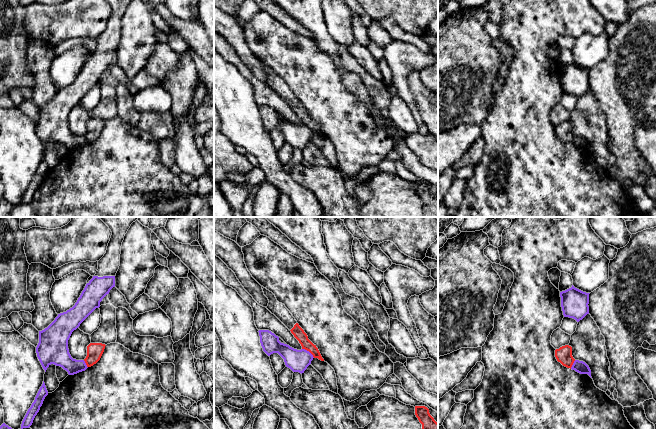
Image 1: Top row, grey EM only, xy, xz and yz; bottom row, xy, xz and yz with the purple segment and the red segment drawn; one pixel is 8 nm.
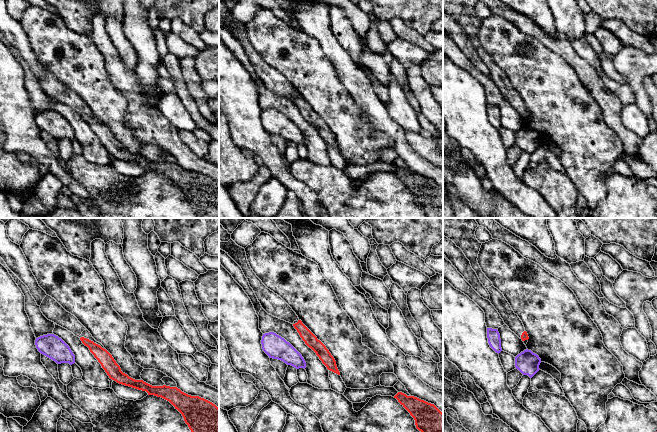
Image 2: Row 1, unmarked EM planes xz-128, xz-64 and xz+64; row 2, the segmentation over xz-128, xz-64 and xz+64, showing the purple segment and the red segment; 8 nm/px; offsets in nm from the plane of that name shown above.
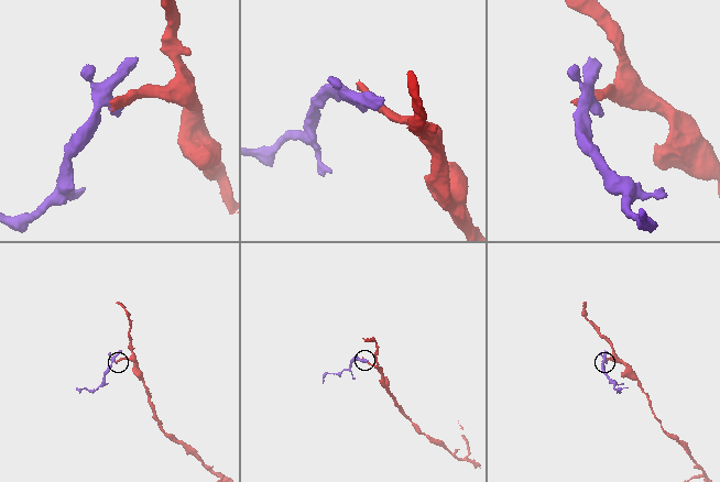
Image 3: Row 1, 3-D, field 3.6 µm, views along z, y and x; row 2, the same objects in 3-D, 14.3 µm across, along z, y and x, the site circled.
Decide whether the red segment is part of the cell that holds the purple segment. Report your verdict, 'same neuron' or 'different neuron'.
different neuron

